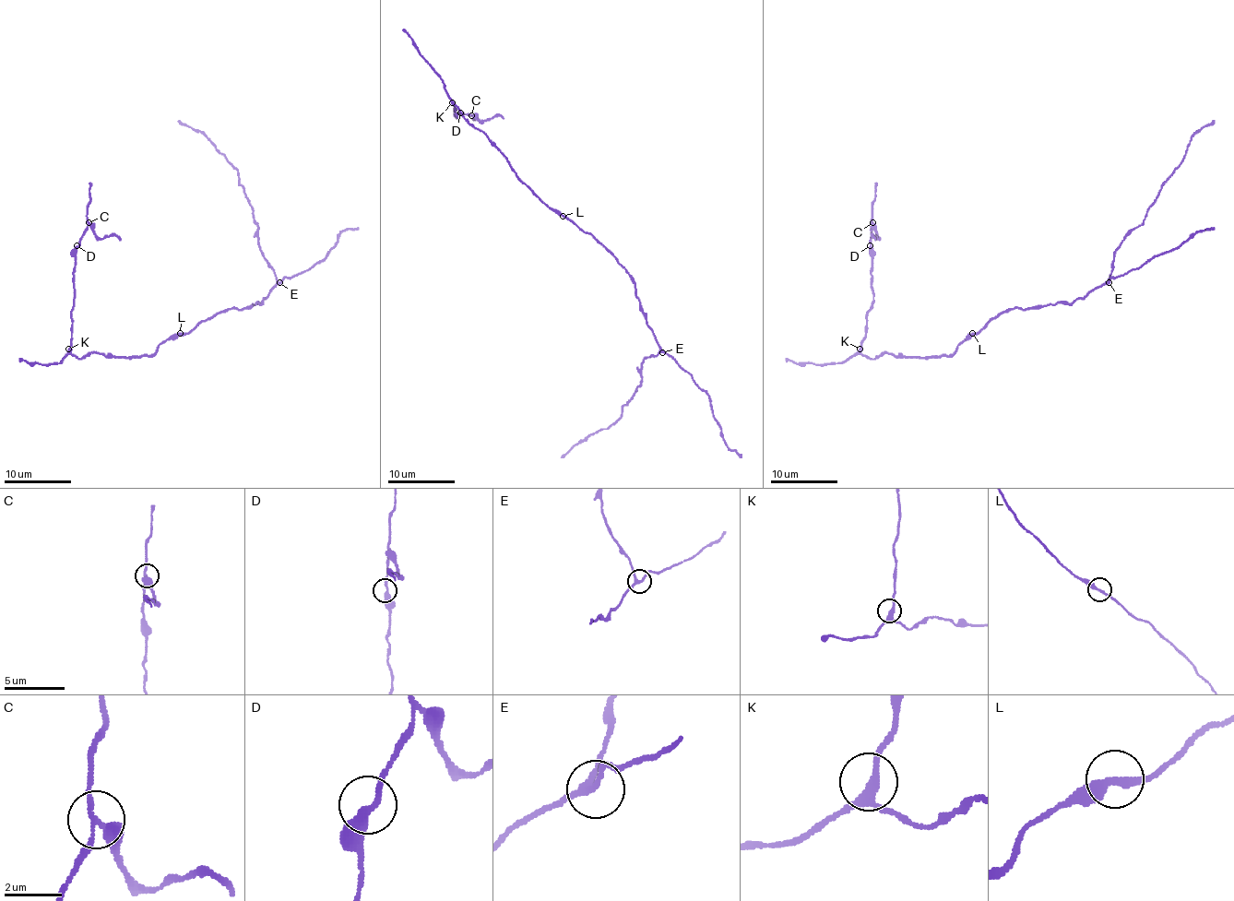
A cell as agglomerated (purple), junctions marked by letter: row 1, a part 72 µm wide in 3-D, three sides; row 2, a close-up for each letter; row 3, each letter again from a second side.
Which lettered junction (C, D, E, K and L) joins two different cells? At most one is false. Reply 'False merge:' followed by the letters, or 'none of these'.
False merge: C

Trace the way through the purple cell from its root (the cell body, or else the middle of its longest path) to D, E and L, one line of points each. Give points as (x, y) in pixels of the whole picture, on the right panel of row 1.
D: (990, 320), (949, 355), (895, 357), (883, 351), (868, 359), (861, 351), (861, 340), (872, 302), (870, 245)
E: (990, 320), (1014, 308), (1025, 310), (1073, 302), (1109, 282)
L: (990, 320), (978, 333), (972, 333)

